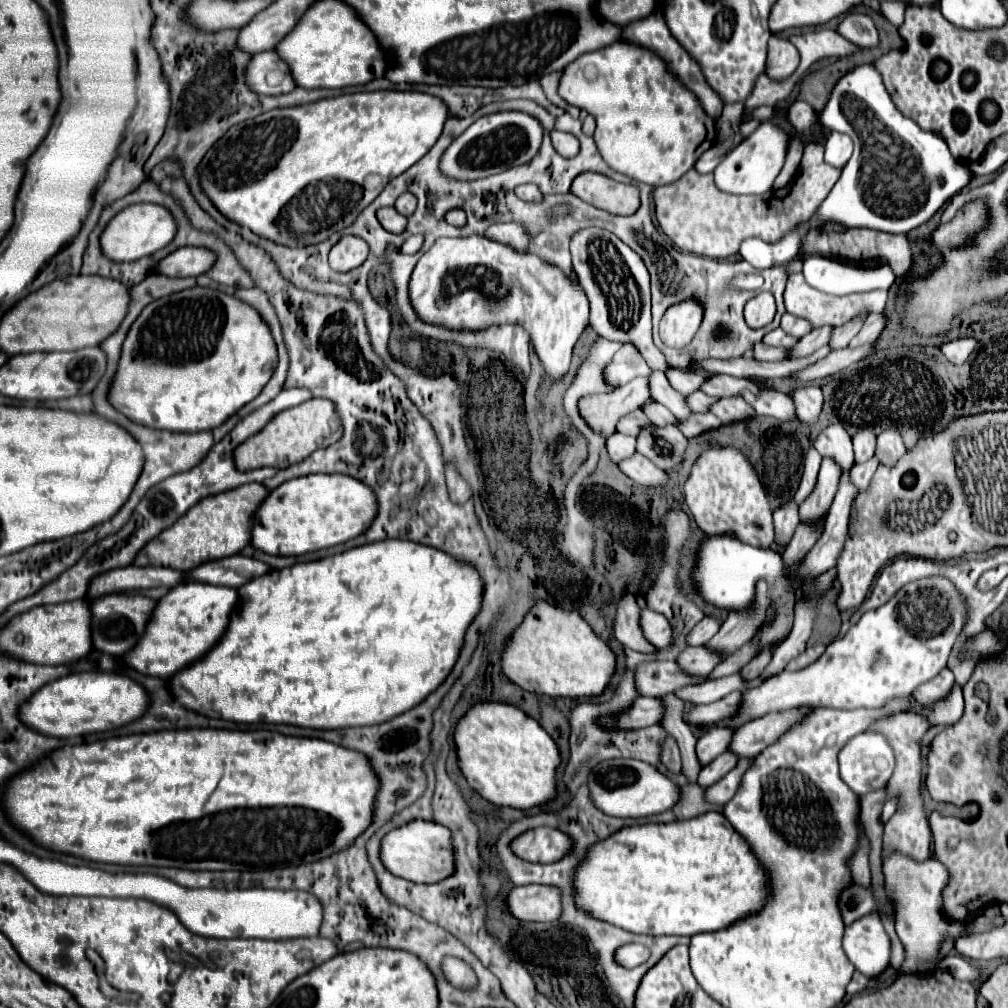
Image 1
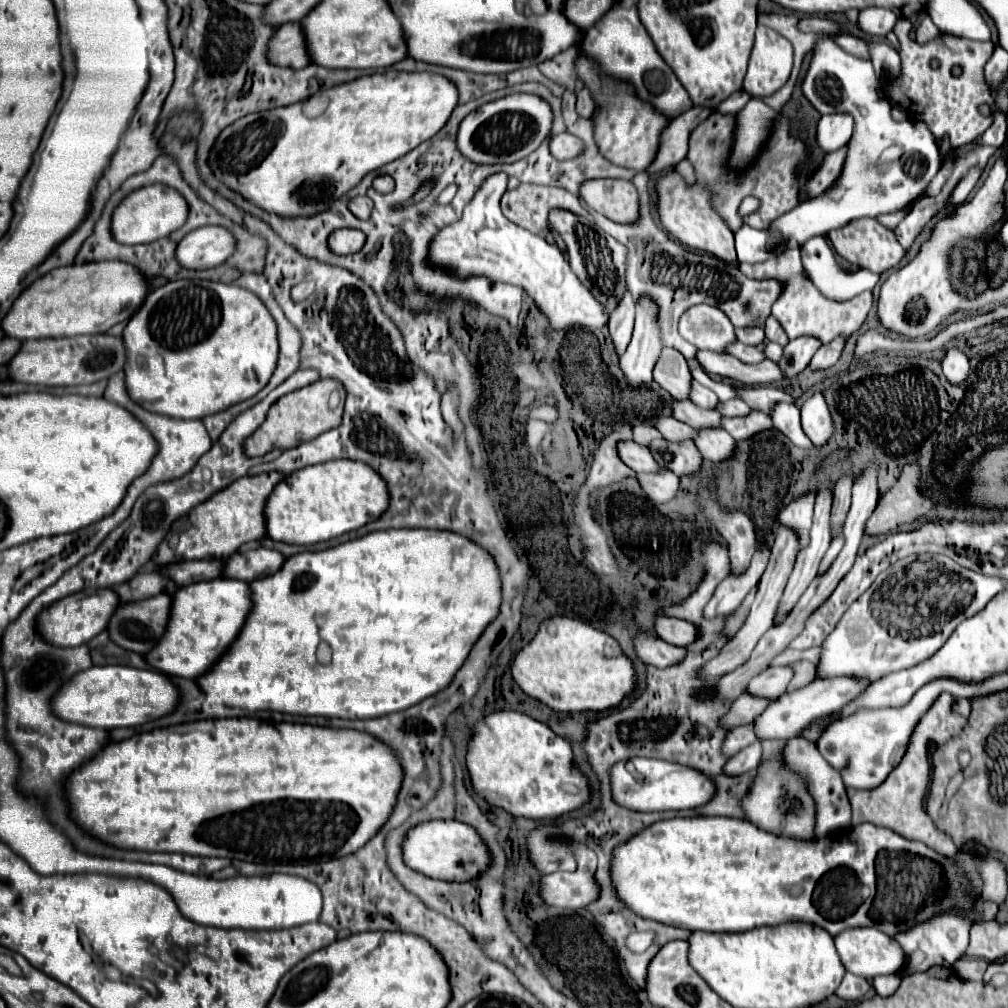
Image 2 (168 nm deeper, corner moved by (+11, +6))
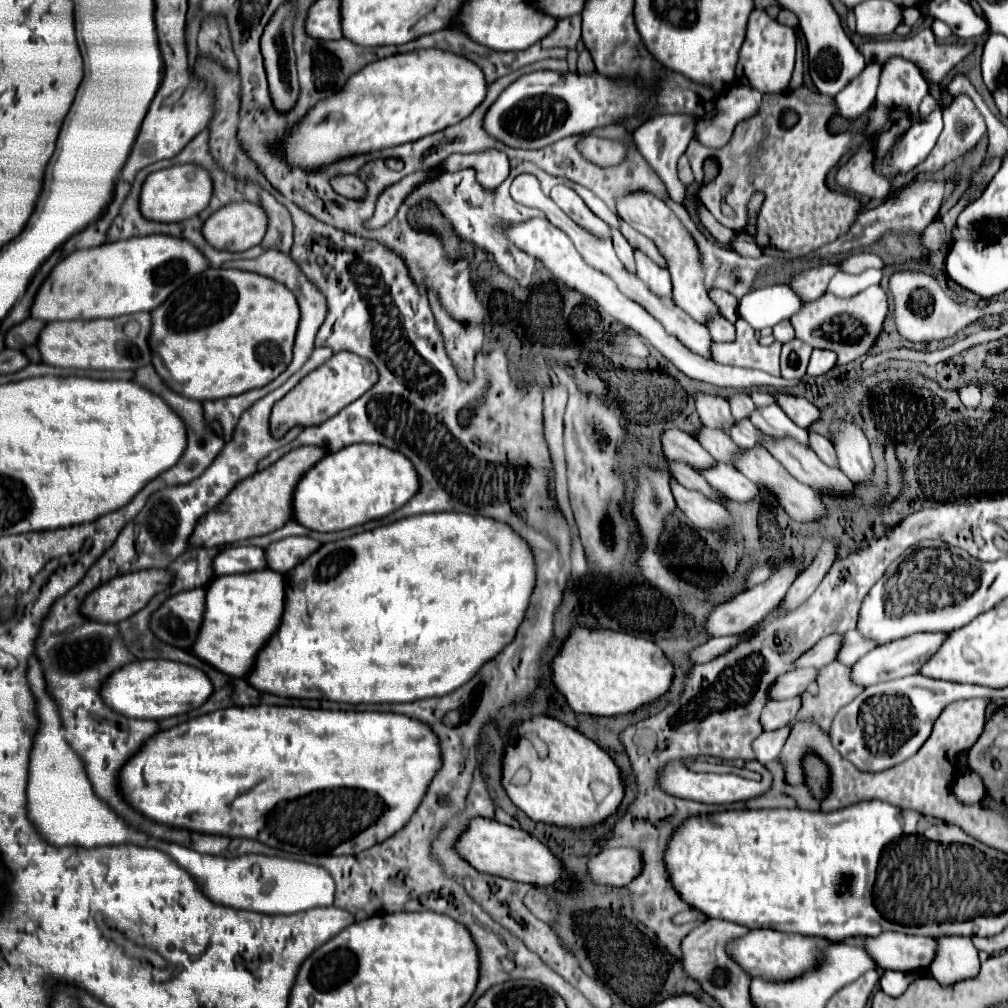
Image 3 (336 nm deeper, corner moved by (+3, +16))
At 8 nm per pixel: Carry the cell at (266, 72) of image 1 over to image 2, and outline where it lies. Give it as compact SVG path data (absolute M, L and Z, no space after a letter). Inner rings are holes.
M292 22L292 24L278 28L268 42L266 56L272 66L292 68L292 70L304 68L310 60L308 60L306 46L304 46L304 40L300 34L300 22L298 24Z

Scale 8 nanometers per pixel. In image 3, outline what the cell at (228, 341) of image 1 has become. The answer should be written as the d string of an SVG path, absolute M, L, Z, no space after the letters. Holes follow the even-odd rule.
M210 268L152 312L152 364L174 392L206 402L262 388L292 362L300 322L296 296L280 282L244 270Z

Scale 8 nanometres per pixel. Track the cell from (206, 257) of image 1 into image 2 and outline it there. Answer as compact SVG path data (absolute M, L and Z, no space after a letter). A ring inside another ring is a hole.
M204 226L186 234L176 246L176 260L190 270L220 266L234 252L234 238L220 226Z

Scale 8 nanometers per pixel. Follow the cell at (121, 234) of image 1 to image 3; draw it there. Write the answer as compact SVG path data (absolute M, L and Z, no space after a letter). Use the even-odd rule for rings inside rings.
M178 164L158 170L146 178L140 194L140 210L144 218L154 222L180 222L198 216L210 204L212 190L214 182L206 168L202 168L200 164Z

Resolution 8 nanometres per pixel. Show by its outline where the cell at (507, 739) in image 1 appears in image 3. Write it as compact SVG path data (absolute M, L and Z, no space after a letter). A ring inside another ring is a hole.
M536 716L514 728L512 740L504 754L504 774L502 786L510 800L534 822L552 824L558 828L594 828L612 816L624 800L624 780L620 768L614 764L608 752L604 752L596 742L586 738L582 732L566 726L564 722L550 716Z

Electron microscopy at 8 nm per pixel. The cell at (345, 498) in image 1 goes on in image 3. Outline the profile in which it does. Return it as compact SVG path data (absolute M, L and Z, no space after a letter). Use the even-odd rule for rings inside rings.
M352 444L338 452L328 452L312 470L308 470L302 476L294 496L294 518L306 528L316 532L346 530L392 514L394 510L402 508L418 490L420 490L420 474L416 472L410 458L406 458L402 452L396 452L380 444Z

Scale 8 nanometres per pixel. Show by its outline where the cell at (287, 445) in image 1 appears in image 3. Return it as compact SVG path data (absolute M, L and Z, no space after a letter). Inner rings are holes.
M346 350L336 352L330 360L326 360L322 366L312 370L298 386L294 386L294 390L290 390L282 400L274 404L270 418L272 436L282 438L296 424L316 426L326 422L328 418L336 416L342 408L346 408L362 394L366 394L376 382L378 382L378 370L370 360L360 358L354 352L346 352Z

